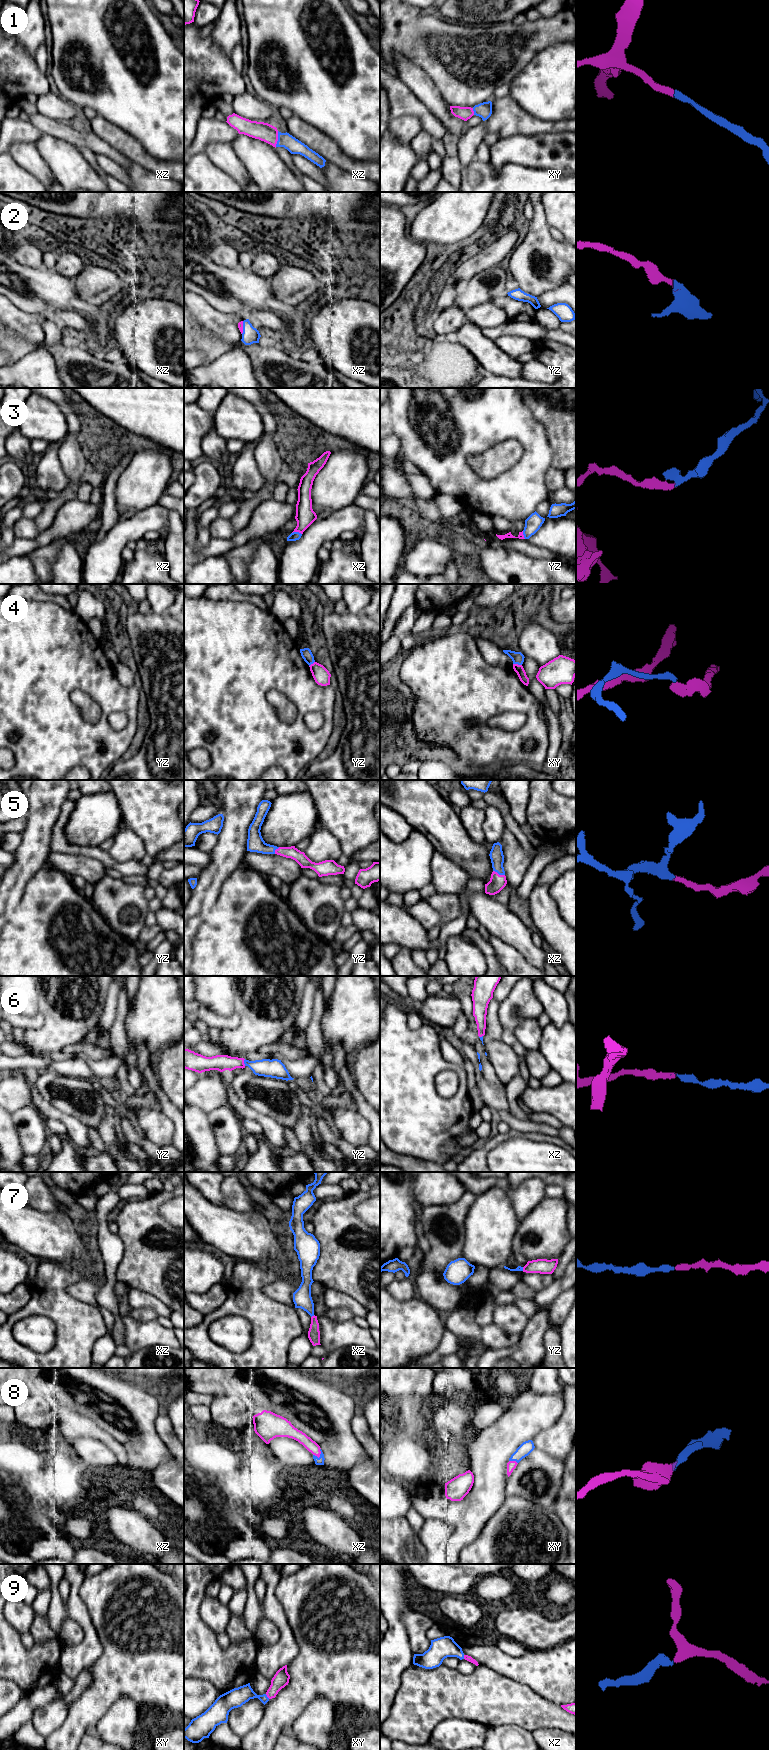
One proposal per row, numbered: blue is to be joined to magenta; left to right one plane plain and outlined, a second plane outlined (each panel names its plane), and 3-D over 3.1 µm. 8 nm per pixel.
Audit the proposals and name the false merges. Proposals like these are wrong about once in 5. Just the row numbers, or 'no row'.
4

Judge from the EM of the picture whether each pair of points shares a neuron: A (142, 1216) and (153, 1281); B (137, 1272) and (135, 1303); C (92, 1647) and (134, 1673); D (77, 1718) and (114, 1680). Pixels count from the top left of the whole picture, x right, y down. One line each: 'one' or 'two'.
A: one
B: two
C: two
D: one

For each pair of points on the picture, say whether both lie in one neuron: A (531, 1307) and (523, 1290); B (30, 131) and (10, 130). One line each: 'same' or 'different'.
A: different
B: same

